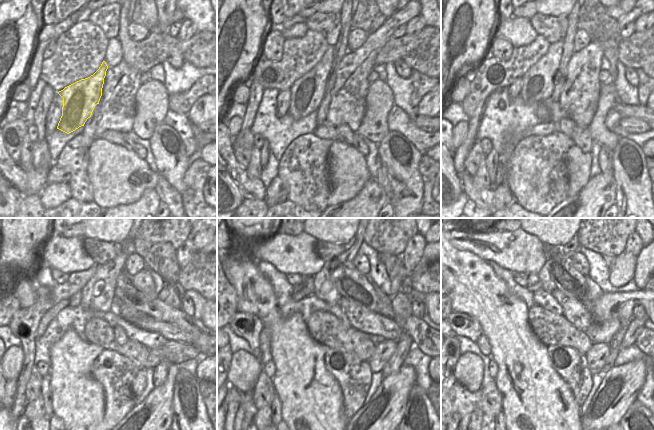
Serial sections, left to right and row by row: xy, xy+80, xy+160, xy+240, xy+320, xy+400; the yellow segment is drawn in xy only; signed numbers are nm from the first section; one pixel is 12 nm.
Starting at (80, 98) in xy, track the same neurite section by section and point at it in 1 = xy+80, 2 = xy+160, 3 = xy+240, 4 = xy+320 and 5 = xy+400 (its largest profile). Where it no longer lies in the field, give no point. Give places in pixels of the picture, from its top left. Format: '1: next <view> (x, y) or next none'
1: next xy+80 (307, 92)
2: next xy+160 (538, 82)
3: next xy+240 (111, 279)
4: next xy+320 (338, 277)
5: next xy+400 (559, 272)

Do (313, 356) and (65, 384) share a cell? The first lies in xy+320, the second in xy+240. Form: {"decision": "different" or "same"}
{"decision": "same"}

